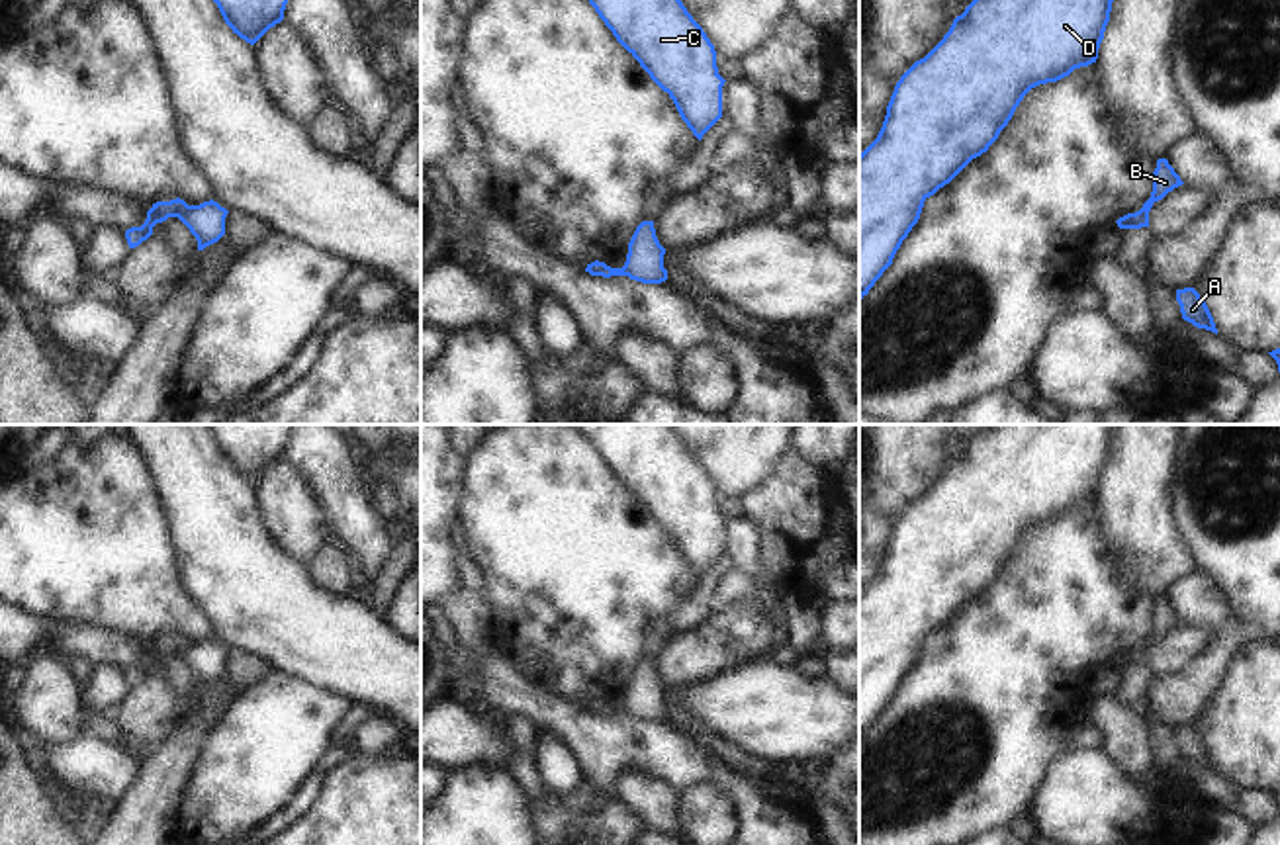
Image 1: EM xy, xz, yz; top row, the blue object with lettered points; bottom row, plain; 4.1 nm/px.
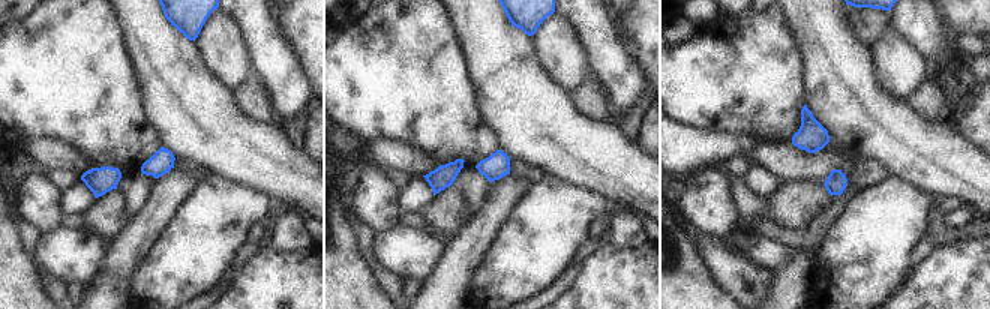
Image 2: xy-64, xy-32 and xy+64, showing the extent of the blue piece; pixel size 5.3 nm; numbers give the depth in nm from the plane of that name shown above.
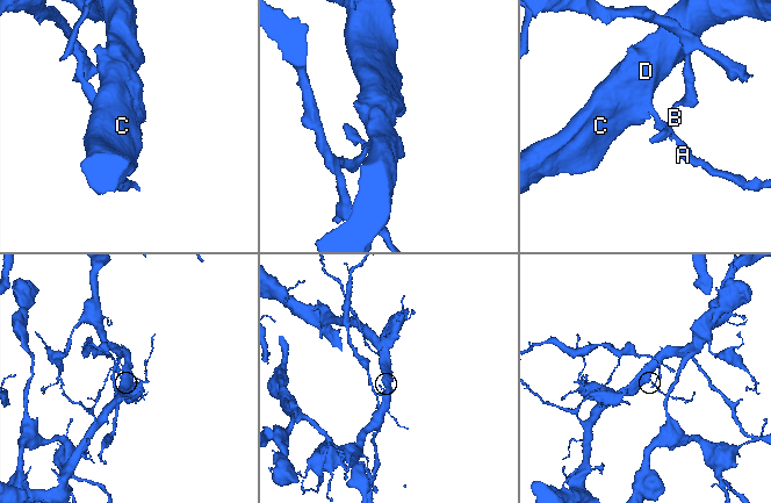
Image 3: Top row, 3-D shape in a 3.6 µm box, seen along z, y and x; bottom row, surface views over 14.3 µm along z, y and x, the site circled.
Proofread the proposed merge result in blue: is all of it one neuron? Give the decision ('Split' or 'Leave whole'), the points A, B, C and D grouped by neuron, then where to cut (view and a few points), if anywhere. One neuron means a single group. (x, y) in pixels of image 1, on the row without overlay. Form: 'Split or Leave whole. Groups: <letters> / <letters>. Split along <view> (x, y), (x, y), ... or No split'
Split. Groups: A C D / B. Split along xy (190, 644), (177, 654)

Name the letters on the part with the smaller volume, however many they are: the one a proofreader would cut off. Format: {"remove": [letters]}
{"remove": ["B"]}

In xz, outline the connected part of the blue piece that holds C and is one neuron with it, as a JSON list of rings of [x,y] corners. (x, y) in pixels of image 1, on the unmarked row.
[[[571,424],[595,446],[617,479],[669,532],[681,557],[701,579],[722,556],[722,524],[716,489],[671,424]]]

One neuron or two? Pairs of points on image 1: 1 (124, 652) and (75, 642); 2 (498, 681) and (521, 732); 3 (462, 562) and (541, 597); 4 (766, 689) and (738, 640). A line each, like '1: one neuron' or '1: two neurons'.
1: one neuron
2: two neurons
3: two neurons
4: two neurons

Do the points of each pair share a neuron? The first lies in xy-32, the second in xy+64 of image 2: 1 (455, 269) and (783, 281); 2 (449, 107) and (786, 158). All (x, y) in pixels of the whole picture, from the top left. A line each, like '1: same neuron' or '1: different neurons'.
1: same neuron
2: different neurons

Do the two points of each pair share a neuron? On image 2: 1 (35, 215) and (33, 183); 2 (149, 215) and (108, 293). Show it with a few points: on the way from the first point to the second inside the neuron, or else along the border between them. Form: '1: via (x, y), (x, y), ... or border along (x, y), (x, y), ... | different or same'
1: via (35, 207), (35, 191) | same
2: via (138, 234), (122, 255), (114, 273) | same

